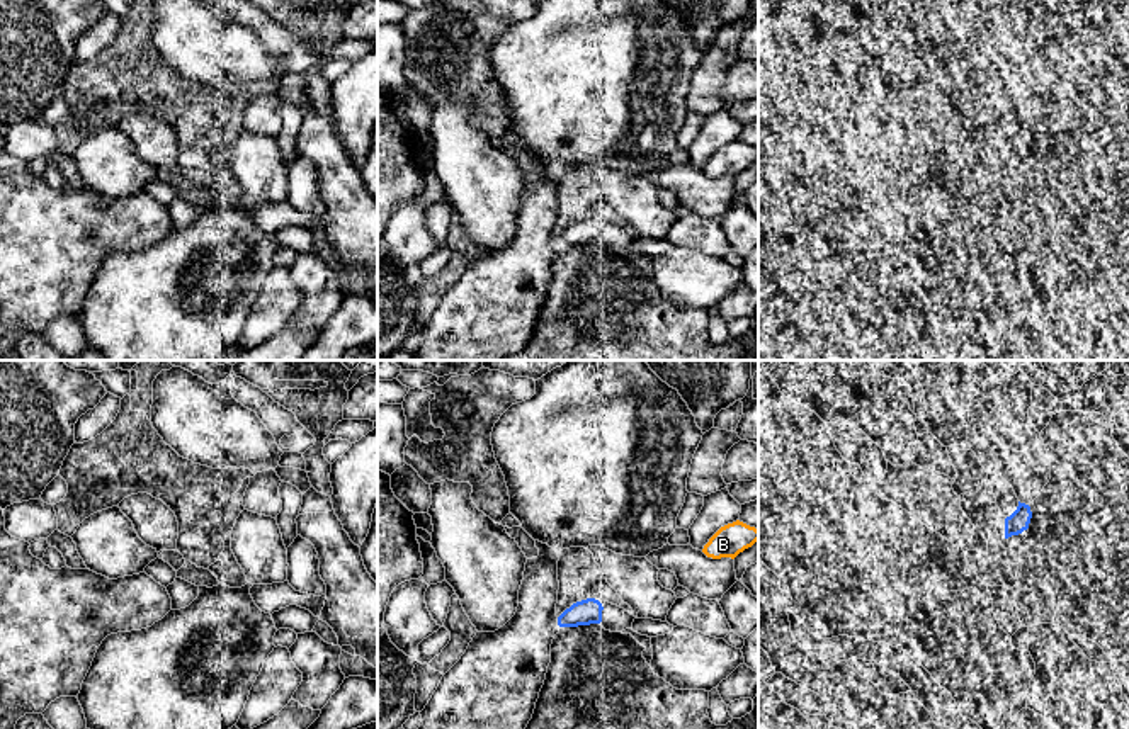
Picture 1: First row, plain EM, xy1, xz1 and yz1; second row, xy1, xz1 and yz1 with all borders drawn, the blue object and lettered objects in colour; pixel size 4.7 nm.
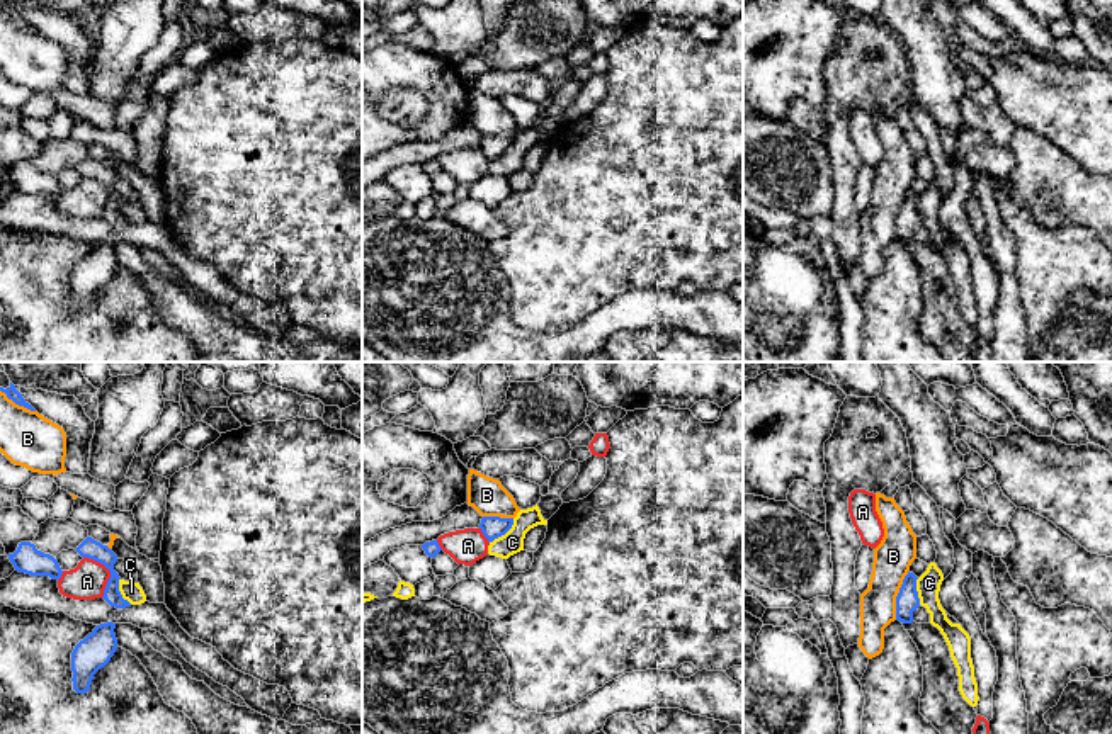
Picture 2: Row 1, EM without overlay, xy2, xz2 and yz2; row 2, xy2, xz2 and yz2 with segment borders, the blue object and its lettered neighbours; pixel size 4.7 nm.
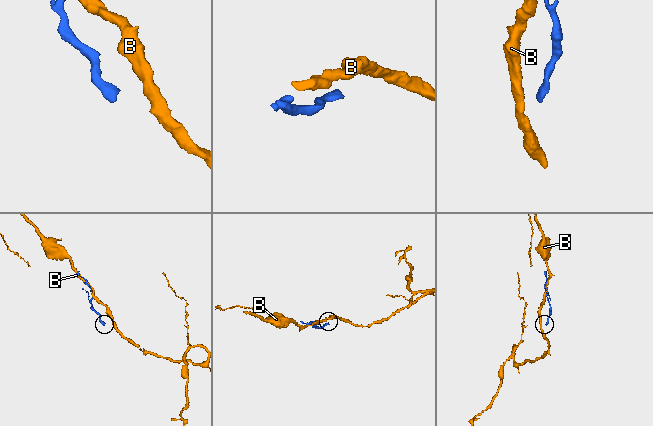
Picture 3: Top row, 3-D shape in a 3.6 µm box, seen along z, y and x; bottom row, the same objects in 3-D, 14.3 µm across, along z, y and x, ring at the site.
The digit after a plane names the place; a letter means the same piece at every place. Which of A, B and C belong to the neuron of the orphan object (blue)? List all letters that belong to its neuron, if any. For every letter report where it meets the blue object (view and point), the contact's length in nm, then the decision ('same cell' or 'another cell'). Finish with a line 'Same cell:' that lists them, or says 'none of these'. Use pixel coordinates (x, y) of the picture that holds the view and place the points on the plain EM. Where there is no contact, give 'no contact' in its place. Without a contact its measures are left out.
A: xy2 (109, 189) | 220 nm | another cell
B: yz2 (898, 214) | 240 nm | another cell
C: xz2 (504, 153) | 170 nm | another cell
Same cell: none of these

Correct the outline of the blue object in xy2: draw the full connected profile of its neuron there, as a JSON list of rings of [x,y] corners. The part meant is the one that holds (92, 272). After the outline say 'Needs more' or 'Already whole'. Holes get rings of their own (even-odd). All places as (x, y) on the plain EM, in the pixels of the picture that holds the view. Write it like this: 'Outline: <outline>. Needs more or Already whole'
Outline: [[[100,243],[80,260],[71,272],[73,309],[87,313],[94,294],[104,287],[117,268],[116,243]]]. Already whole

